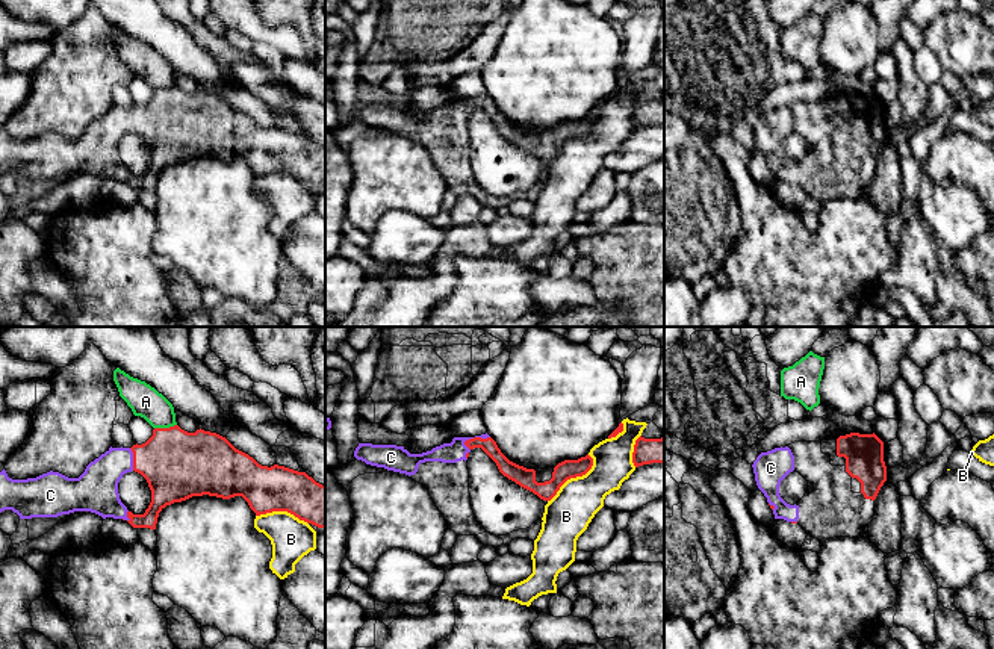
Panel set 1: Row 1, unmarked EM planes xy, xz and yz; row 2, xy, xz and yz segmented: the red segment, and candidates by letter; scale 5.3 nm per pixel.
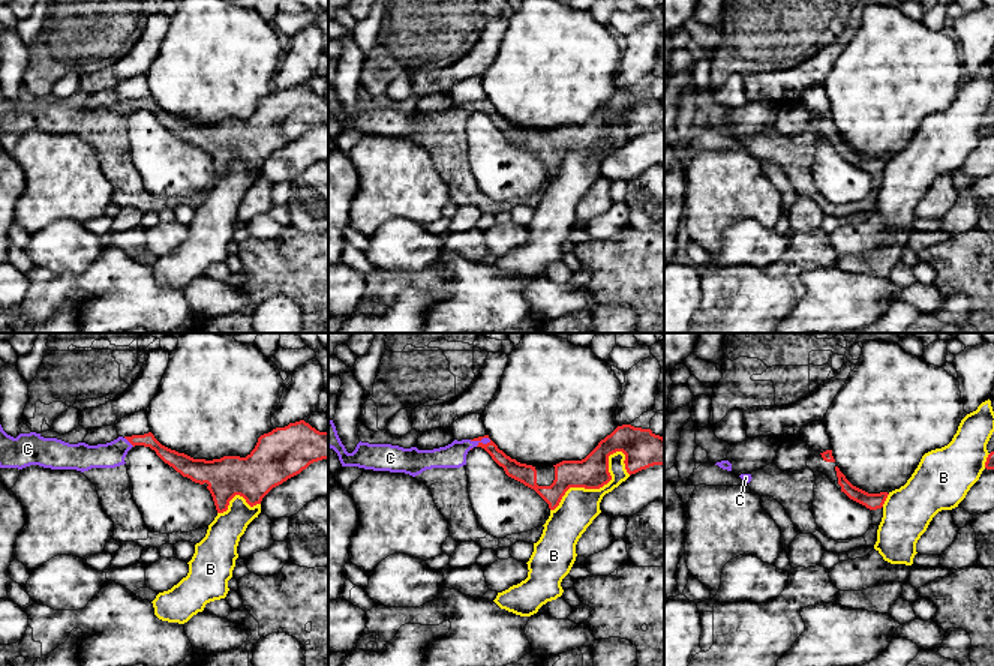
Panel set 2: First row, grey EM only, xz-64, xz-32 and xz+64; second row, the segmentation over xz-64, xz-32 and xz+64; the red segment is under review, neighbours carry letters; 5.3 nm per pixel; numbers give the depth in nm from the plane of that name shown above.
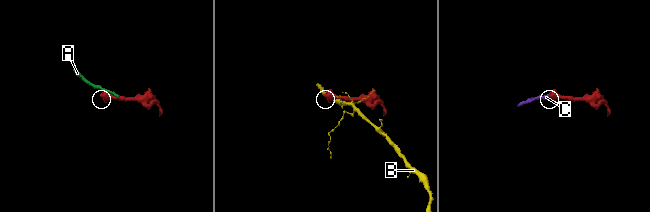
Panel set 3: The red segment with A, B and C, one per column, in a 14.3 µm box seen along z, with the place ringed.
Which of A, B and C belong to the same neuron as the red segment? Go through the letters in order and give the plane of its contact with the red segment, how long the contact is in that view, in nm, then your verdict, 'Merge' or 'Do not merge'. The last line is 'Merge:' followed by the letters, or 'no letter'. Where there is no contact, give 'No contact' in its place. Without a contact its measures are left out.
A: Touches red in xy. Shared border 120 nm. Do not merge
B: Touches red in xz. Shared border 340 nm. Do not merge
C: Touches red in xz. Shared border 180 nm. Merge
Merge: C

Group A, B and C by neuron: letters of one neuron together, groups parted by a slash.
A / B / C

